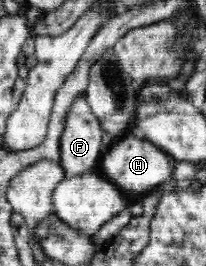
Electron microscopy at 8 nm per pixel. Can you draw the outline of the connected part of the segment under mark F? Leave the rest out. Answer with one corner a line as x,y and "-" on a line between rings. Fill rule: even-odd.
85,94
79,95
66,110
62,134
58,140
59,164
64,169
66,177
99,172
99,160
103,154
100,151
103,132
100,120
93,114
92,108
88,105
87,96

